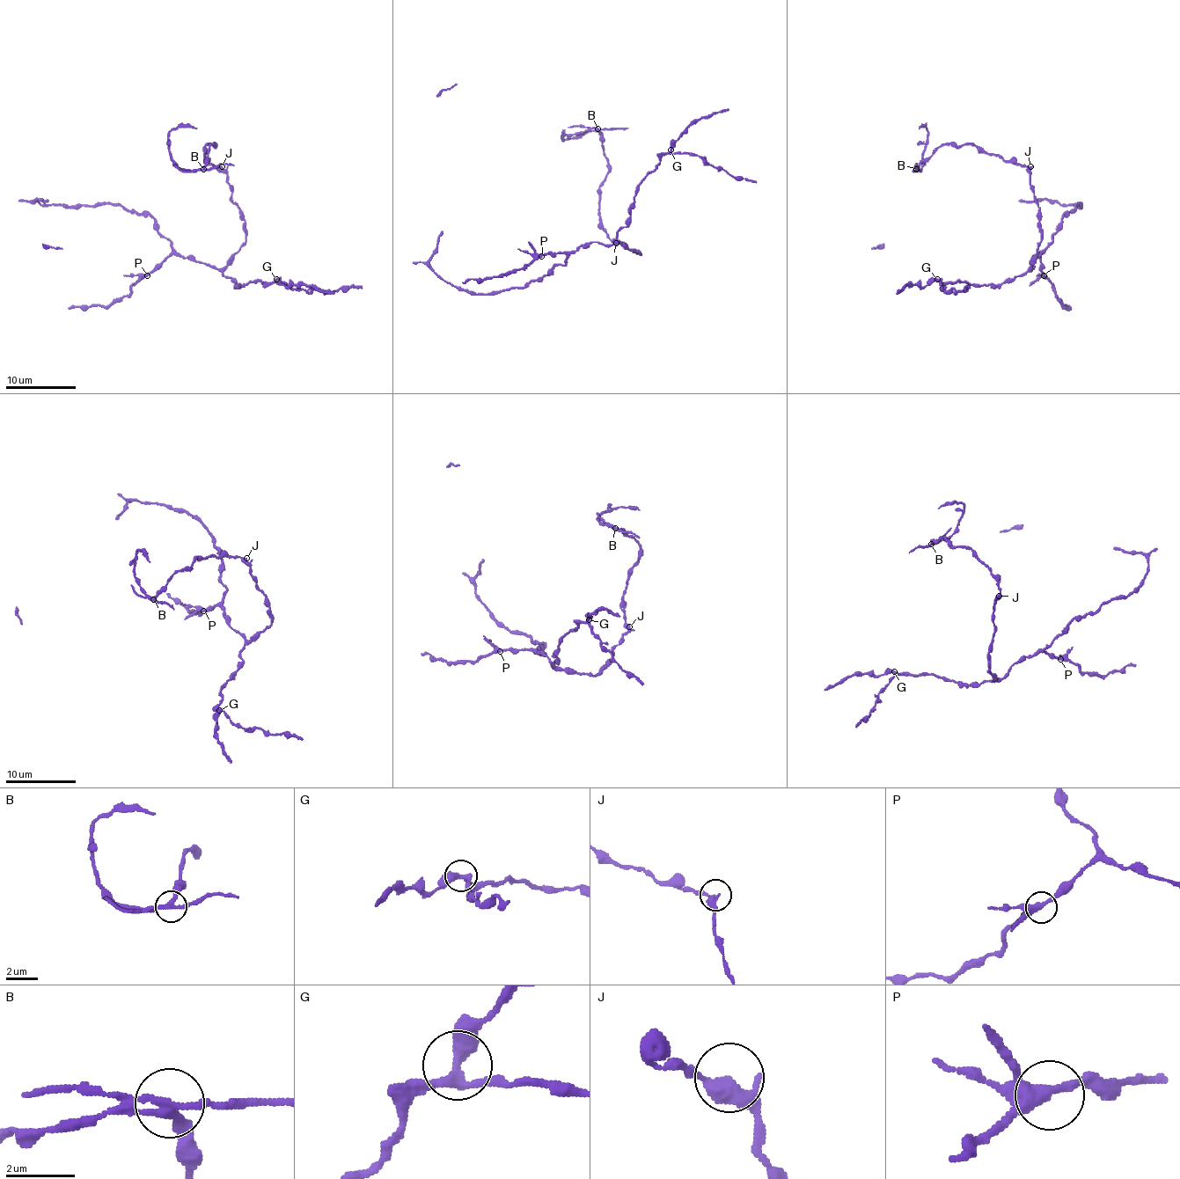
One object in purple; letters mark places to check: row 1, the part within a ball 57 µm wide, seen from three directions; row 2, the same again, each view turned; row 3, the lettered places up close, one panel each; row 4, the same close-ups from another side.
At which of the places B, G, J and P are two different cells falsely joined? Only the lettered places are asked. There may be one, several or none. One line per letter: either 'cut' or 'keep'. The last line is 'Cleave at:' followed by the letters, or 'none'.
B: cut
G: keep
J: keep
P: keep
Cleave at: B

